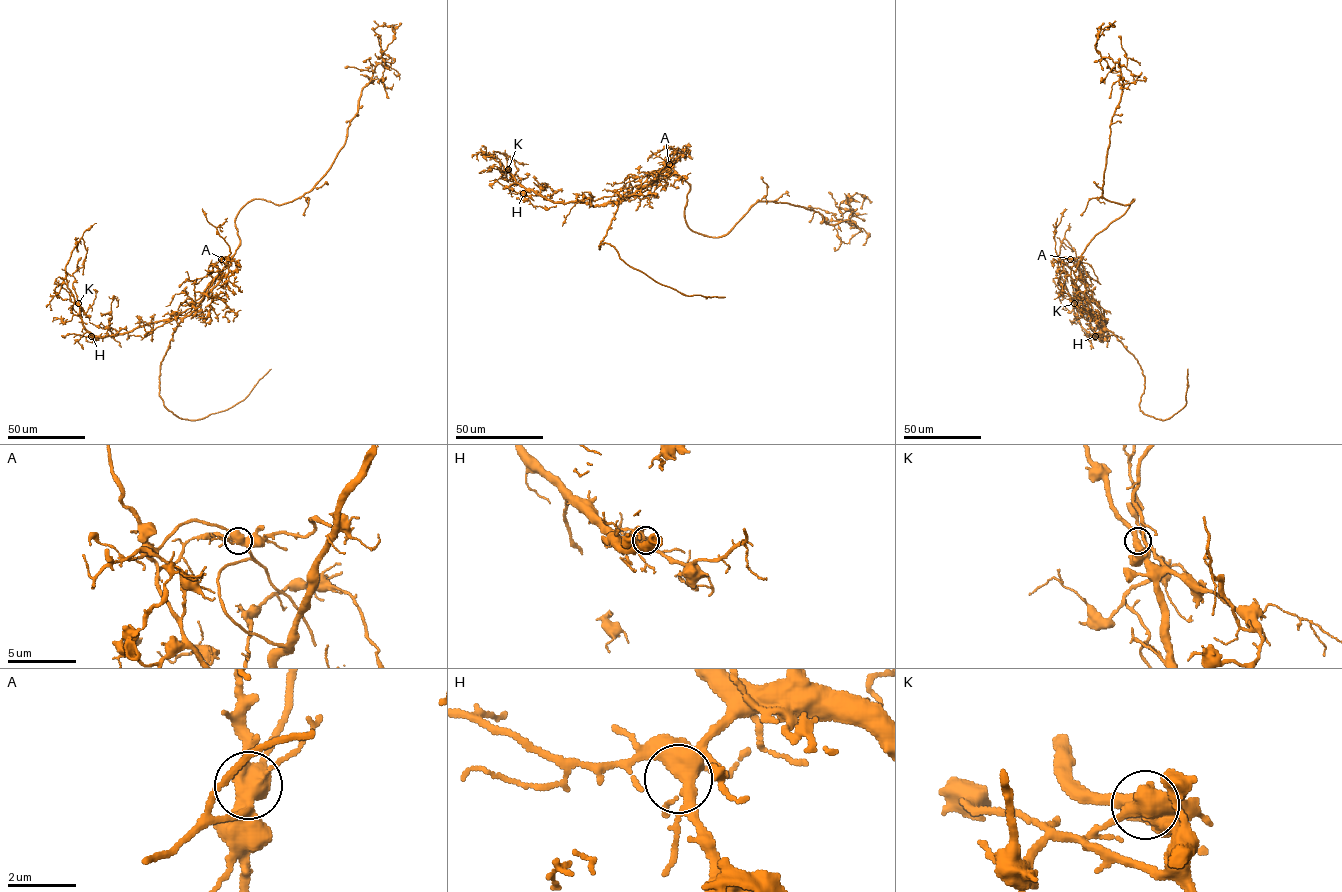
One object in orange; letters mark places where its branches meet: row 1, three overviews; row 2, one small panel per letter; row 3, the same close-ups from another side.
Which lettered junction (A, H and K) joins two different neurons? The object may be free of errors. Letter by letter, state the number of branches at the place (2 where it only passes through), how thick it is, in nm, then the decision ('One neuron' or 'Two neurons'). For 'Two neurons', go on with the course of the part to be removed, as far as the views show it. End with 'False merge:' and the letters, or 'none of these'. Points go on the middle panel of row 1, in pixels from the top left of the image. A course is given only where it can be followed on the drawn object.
A: Branches: 5. Thickness 480 nm. One neuron
H: Branches: 6. Thickness 460 nm. One neuron
K: Branches: 4. Thickness 360 nm. One neuron
False merge: none of these

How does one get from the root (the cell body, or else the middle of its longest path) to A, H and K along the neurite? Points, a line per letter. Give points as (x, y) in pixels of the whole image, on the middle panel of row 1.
A: (689, 190), (684, 178), (669, 173), (669, 164)
H: (689, 190), (683, 177), (665, 169), (656, 181), (632, 195), (599, 205), (552, 202), (530, 190), (523, 193)
K: (689, 190), (683, 177), (665, 169), (656, 181), (623, 199), (594, 205), (552, 202), (526, 190), (508, 169)

